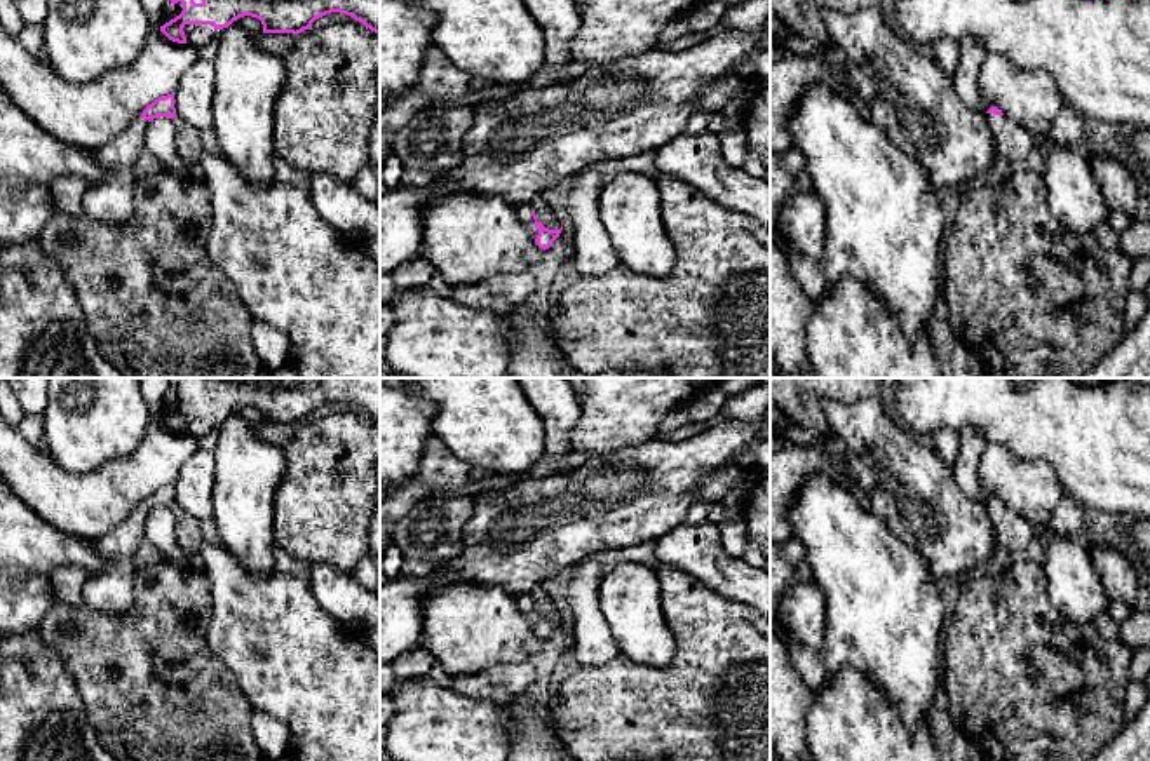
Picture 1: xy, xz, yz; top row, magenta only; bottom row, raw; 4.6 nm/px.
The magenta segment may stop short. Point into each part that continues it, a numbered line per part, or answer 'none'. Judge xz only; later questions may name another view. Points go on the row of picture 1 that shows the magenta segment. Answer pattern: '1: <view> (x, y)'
1: xz (523, 211)

